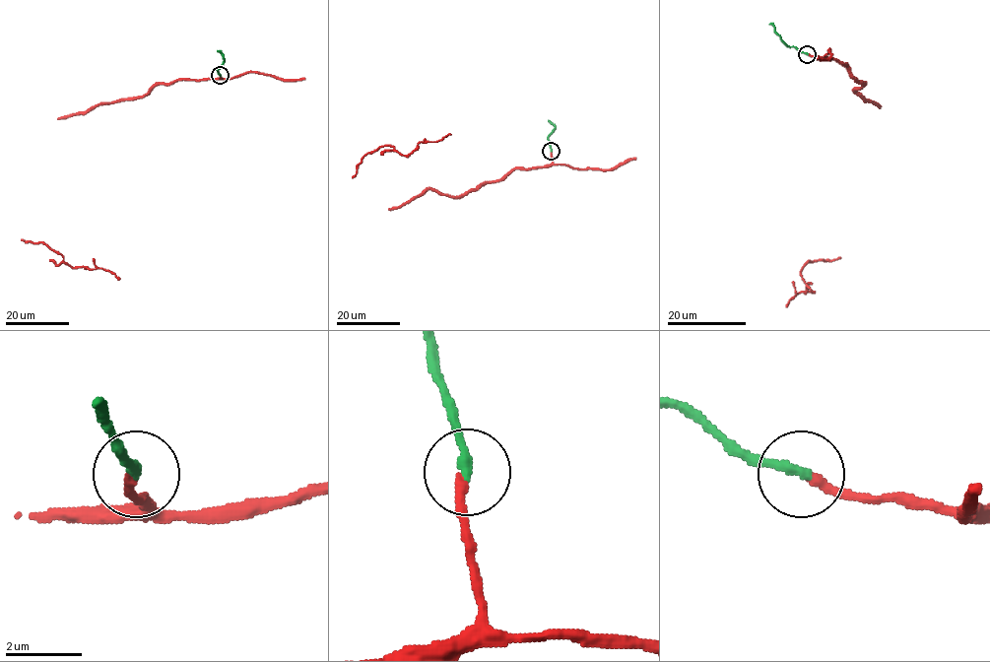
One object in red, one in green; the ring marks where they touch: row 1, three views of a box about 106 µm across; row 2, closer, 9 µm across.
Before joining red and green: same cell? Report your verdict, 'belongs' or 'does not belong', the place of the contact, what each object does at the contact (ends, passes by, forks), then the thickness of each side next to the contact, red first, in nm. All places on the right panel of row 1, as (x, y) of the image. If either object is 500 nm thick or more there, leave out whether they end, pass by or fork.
belongs; at (807, 54); red ends there; green ends there; 260 nm thick on the red side, 240 nm on the other

